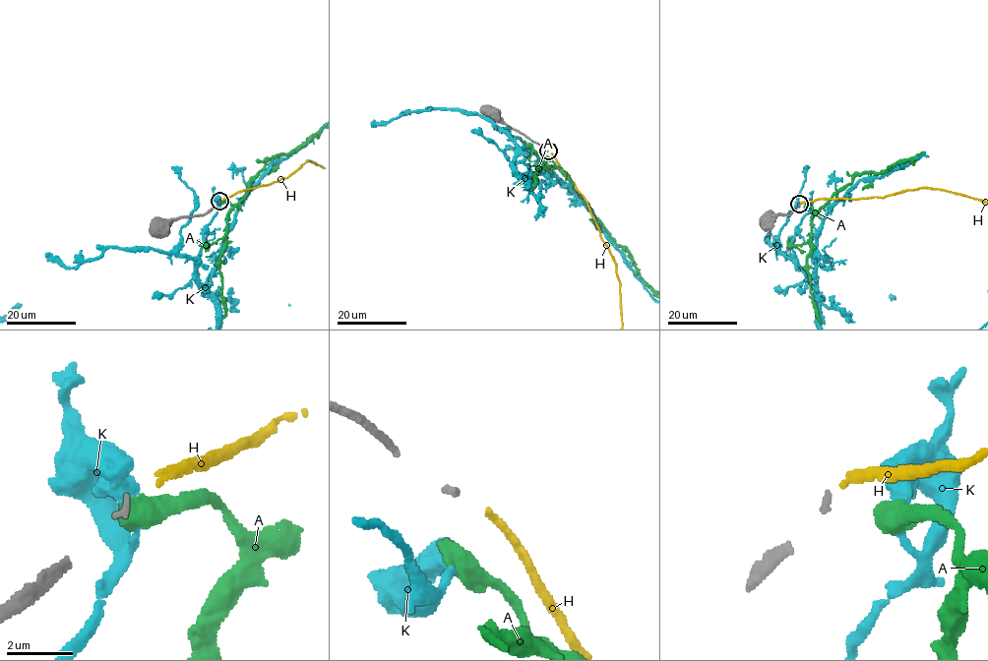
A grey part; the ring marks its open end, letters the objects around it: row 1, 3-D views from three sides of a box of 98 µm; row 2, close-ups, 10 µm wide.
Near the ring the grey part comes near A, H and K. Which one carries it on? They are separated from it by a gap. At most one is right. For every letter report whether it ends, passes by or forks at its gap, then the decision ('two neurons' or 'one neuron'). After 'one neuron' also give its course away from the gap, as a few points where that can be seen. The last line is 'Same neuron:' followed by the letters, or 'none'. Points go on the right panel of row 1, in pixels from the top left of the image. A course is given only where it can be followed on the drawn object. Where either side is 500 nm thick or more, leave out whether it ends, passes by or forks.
A: two neurons
H: it ends there; one neuron
K: it forks there; two neurons
Same neuron: H

